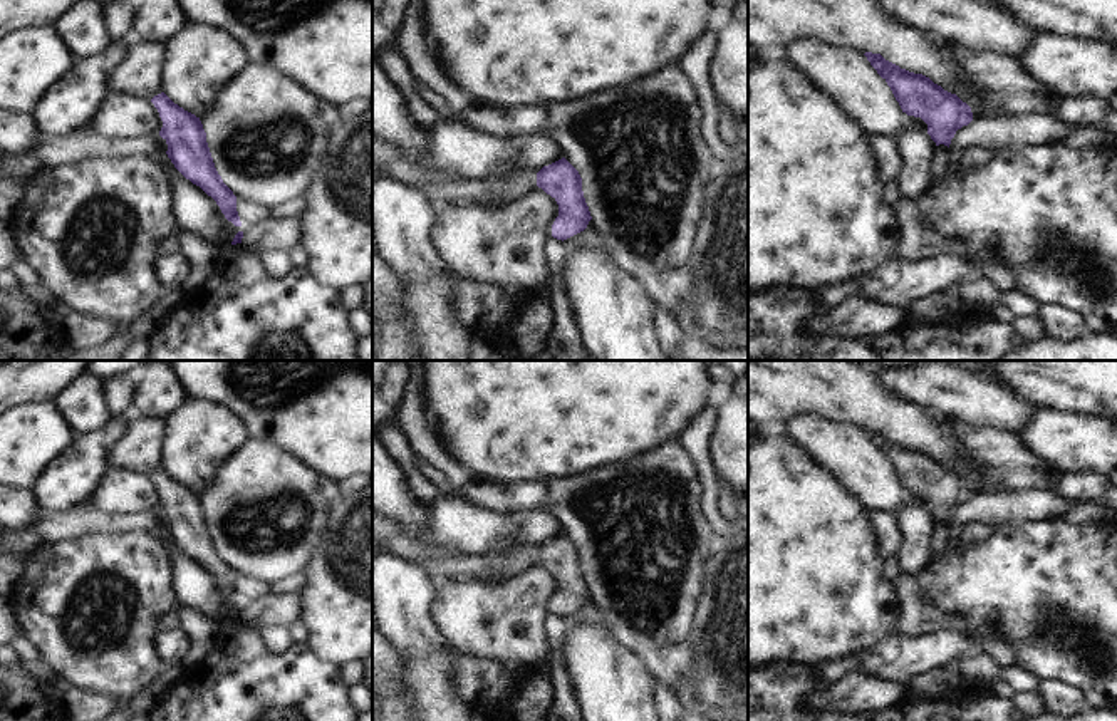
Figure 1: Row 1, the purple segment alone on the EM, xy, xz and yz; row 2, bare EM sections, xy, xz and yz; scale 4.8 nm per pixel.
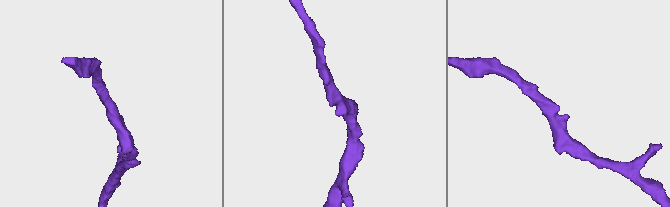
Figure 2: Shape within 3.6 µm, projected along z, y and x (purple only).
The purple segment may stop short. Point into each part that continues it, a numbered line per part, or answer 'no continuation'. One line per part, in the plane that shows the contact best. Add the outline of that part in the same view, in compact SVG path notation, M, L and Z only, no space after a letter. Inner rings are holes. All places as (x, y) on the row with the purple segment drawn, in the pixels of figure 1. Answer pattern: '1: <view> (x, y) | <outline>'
no continuation

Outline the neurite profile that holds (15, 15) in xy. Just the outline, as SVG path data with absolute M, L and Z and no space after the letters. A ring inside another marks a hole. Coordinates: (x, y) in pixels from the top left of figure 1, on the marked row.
M0 0L0 42L25 29L57 25L82 0Z

